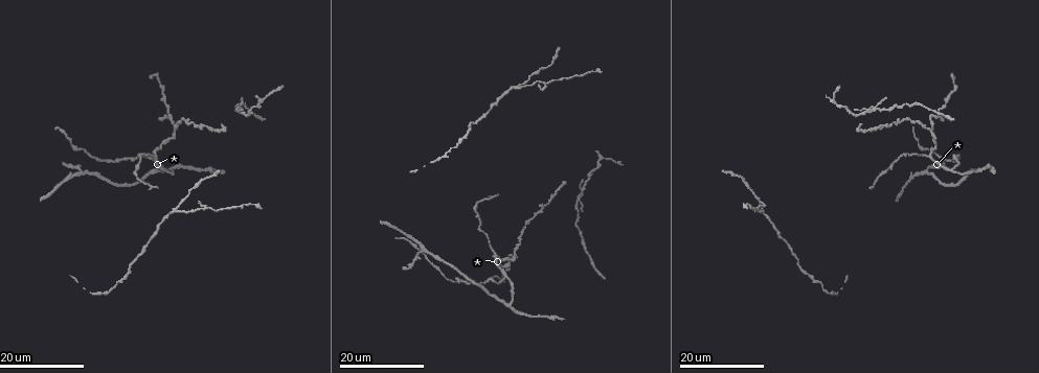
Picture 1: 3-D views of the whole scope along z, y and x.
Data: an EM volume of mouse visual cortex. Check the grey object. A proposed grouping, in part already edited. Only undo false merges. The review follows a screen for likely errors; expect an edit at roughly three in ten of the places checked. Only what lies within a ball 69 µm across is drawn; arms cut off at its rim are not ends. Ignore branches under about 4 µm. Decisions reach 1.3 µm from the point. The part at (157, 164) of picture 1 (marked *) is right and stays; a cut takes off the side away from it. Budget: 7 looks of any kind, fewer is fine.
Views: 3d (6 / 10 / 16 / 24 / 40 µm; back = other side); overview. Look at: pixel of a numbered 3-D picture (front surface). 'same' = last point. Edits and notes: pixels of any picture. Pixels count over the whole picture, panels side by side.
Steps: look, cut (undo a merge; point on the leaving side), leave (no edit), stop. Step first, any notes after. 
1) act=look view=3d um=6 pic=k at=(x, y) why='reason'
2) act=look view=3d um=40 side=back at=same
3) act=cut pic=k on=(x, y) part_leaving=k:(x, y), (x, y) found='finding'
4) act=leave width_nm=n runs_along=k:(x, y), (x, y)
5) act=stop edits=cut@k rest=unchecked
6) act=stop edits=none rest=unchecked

act=look view=3d um=24 pic=1 at=(902, 155) why='thick turns thin'

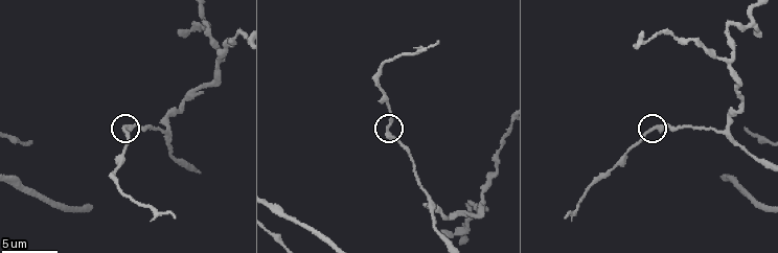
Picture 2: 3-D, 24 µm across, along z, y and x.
act=look view=3d um=10 pic=2 at=(651, 131) why='closer look'

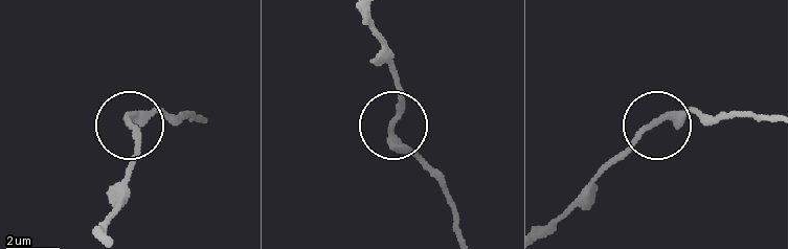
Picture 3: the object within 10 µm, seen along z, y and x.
act=look view=3d um=10 side=back pic=3 at=(394, 122)

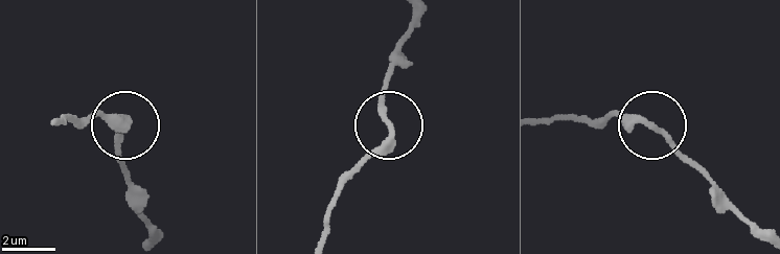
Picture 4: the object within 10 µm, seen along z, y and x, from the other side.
act=leave runs_along=4:(540, 120), (621, 113), (661, 134), (700, 171) found='all the same neuron'

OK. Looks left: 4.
act=look view=3d um=16 pic=2 at=(166, 131) why='a fork'

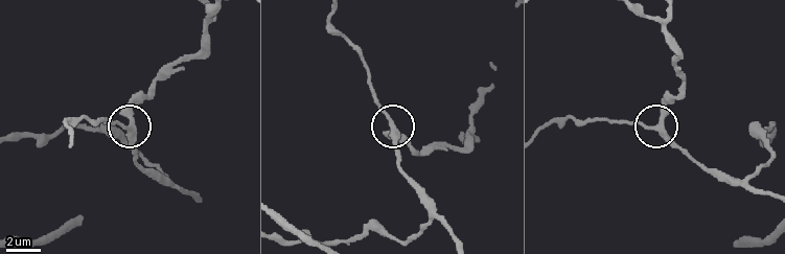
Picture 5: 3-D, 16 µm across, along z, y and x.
act=leave arms=3 found='continuous, no second neuron'

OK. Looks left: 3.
act=look view=3d um=24 pic=1 at=(542, 209) why='calibre changes'

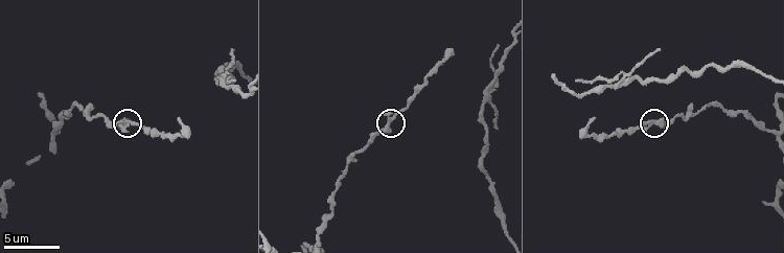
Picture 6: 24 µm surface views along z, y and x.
act=look view=3d um=10 pic=6 at=(387, 124) why='closer look'

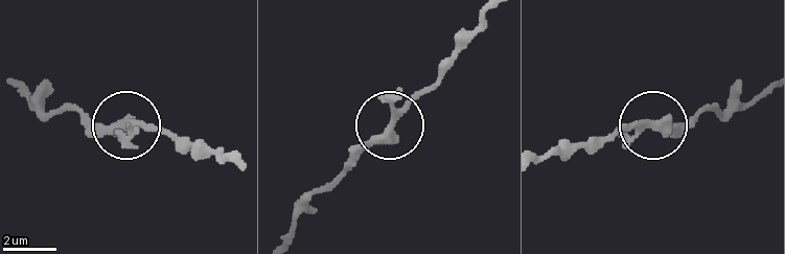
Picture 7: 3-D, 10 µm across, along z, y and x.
act=leave runs_along=7:(762, 97), (648, 129), (621, 129), (596, 142) found='continuous, no second neuron'

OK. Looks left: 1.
act=stop edits=none rest=unchecked

